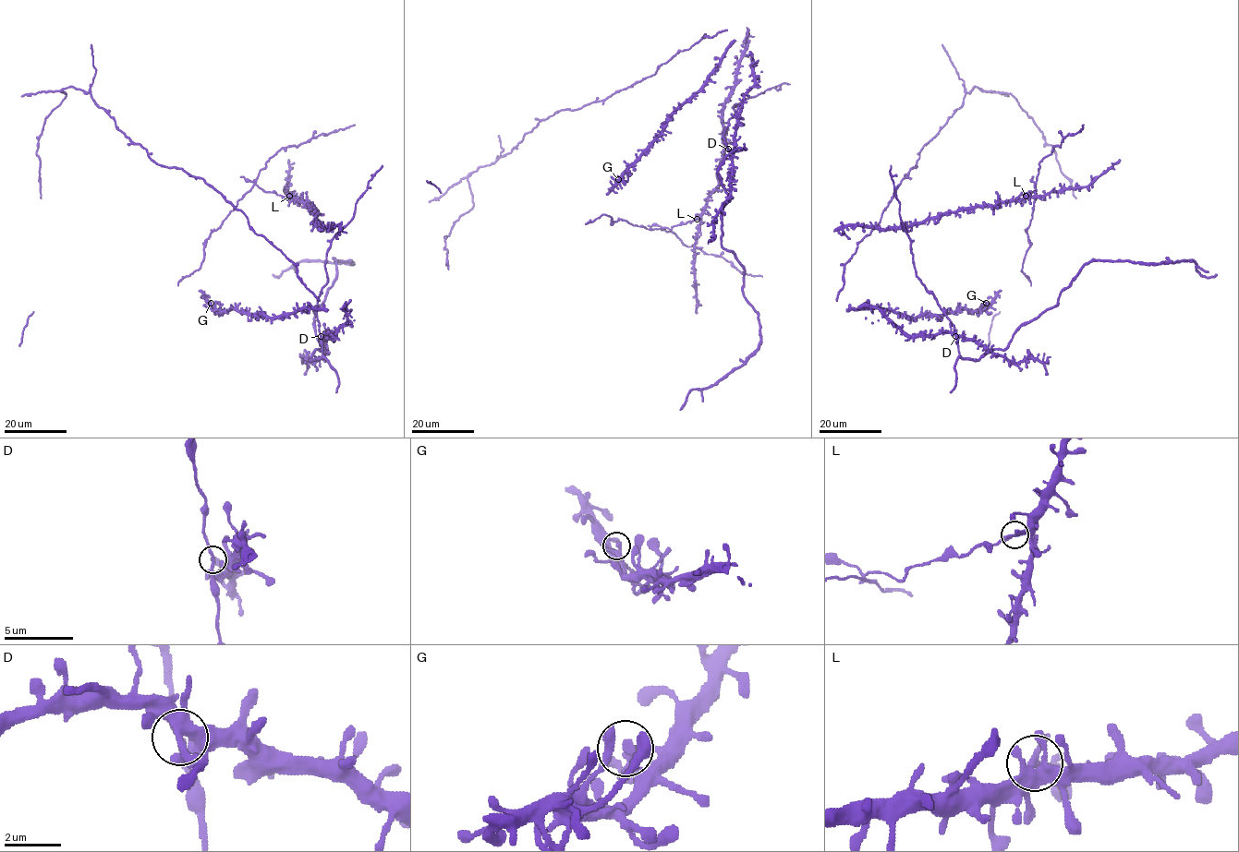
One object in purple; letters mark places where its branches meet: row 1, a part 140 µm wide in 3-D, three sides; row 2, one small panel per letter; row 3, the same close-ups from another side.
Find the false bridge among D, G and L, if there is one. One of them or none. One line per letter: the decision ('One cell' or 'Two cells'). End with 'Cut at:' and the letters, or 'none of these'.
D: One cell
G: One cell
L: Two cells
Cut at: L

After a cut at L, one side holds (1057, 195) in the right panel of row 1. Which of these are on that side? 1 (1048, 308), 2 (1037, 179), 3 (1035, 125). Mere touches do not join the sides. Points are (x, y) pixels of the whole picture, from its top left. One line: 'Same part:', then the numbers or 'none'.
Same part: 1, 3

